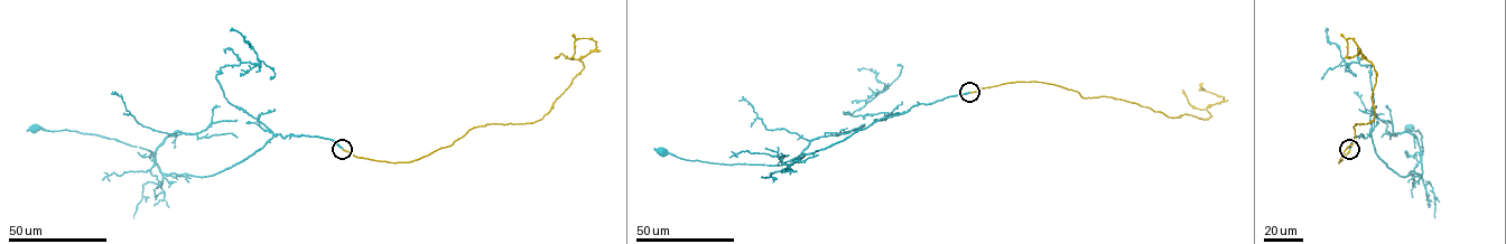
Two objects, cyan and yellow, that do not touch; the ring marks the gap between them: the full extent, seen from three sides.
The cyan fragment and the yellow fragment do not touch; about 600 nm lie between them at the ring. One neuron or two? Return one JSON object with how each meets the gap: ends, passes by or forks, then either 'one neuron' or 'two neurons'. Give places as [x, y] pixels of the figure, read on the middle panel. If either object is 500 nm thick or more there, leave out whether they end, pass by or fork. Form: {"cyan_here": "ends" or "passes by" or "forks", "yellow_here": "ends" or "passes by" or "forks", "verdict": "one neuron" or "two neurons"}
{"cyan_here": "ends", "yellow_here": "ends", "verdict": "two neurons"}

